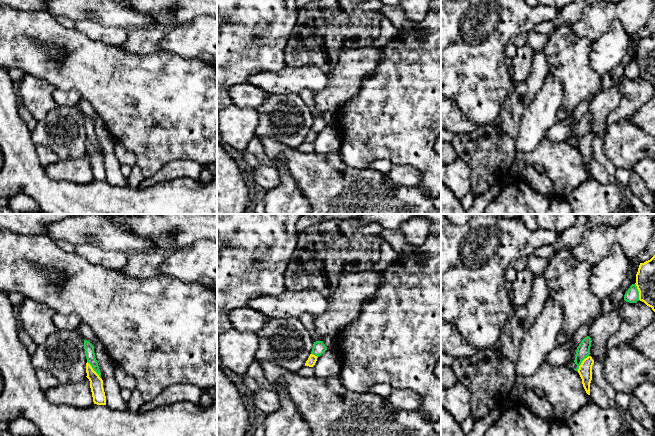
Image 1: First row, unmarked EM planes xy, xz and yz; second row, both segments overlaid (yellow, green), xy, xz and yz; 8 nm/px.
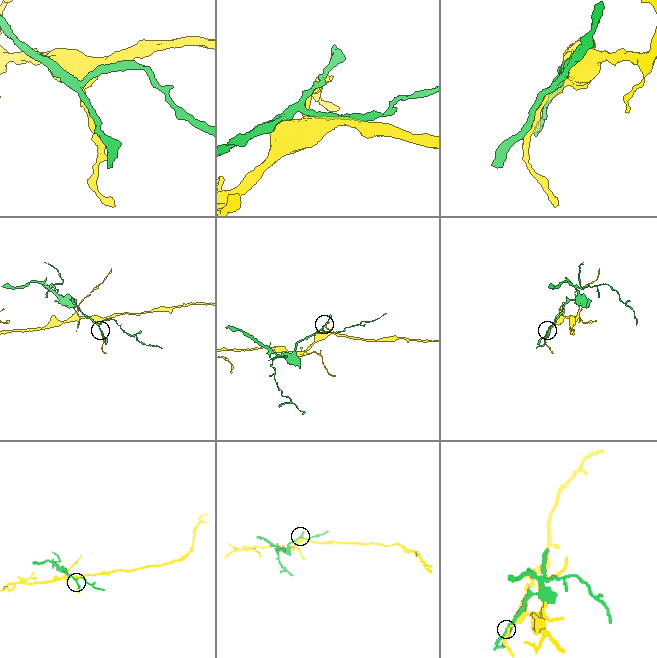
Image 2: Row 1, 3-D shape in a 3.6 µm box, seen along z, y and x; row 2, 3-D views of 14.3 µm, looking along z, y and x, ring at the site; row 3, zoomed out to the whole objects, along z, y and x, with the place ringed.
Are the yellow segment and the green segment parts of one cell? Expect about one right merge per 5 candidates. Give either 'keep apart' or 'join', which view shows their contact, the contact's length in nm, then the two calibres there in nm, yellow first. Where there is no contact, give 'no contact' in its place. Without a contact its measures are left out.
keep apart; meets yellow in xy; contact 190 nm long; 110 nm thick on the yellow side, 80 nm on the other

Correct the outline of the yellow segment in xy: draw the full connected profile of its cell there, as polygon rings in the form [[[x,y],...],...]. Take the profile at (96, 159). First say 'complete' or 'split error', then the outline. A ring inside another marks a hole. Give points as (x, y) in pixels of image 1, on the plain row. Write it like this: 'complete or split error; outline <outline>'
complete; outline [[[88,138],[86,139],[86,149],[86,153],[90,157],[90,164],[94,180],[106,181],[106,172],[103,164],[103,156],[93,146],[93,144]]]

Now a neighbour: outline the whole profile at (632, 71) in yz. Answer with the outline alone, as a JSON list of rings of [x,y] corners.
[[[632,60],[624,71],[624,76],[629,79],[636,79],[639,77],[639,67],[636,60]]]

